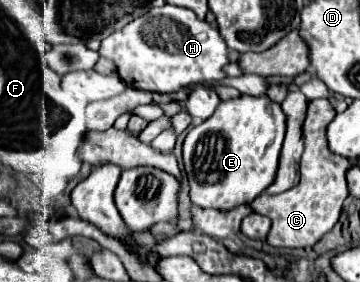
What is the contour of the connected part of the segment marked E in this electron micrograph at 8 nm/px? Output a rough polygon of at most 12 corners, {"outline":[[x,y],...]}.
{"outline":[[266,95],[222,101],[182,145],[190,201],[250,205],[286,129]]}

